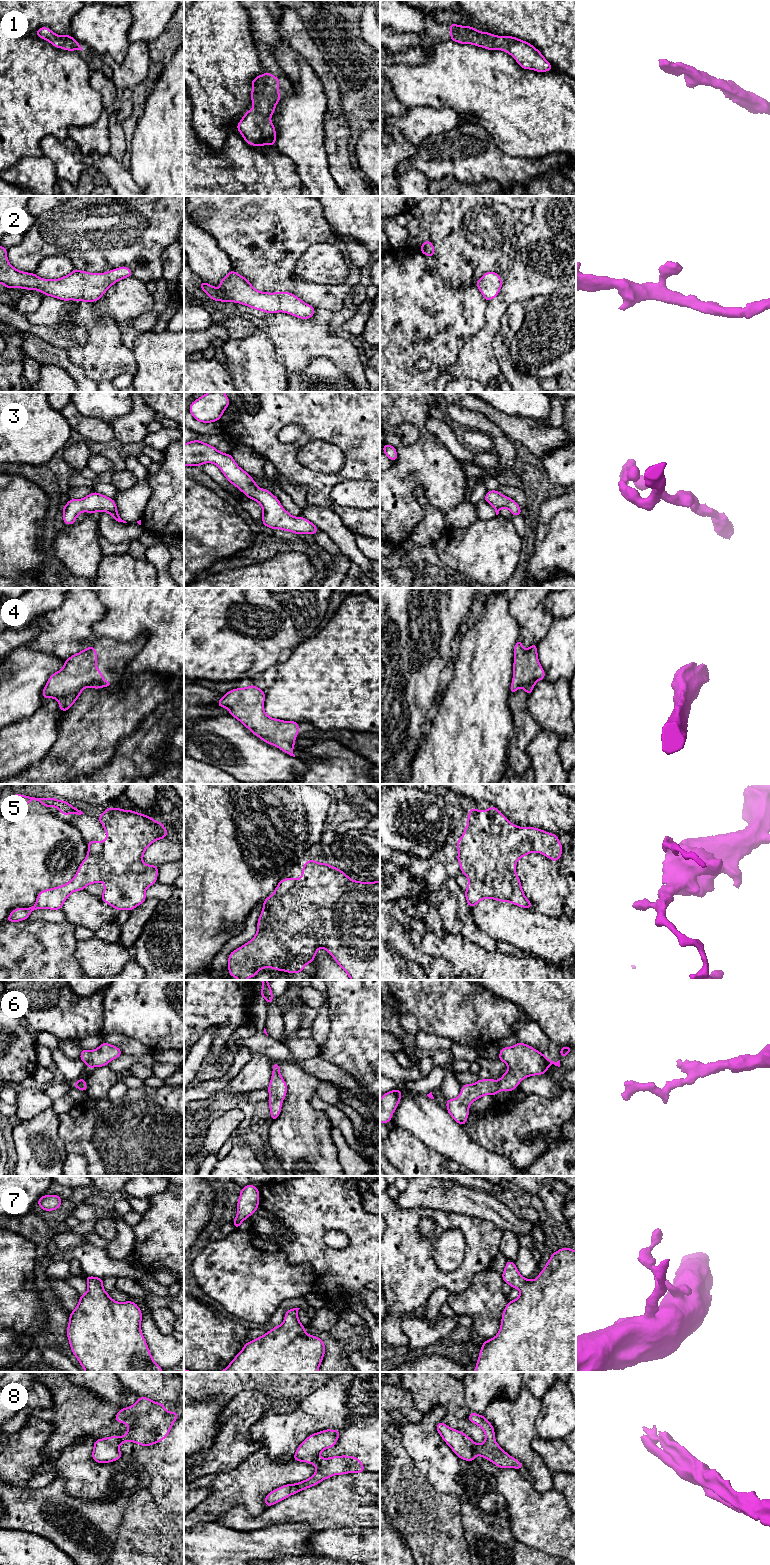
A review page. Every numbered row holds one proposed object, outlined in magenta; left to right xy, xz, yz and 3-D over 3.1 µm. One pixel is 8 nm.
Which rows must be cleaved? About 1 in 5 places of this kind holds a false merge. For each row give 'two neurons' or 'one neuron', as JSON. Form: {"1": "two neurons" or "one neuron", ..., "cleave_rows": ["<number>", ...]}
{"1": "one neuron", "2": "one neuron", "3": "one neuron", "4": "one neuron", "5": "one neuron", "6": "one neuron", "7": "one neuron", "8": "one neuron", "cleave_rows": []}

